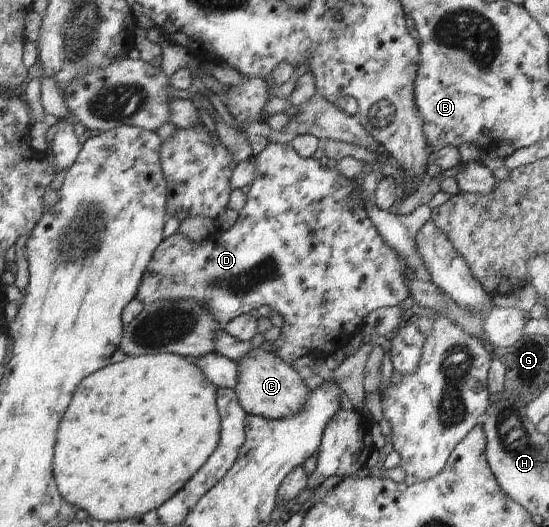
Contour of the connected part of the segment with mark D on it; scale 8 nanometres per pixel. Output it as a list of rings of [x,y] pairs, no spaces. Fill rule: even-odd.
[[[270,143],[265,150],[255,156],[255,179],[251,184],[251,190],[247,194],[247,203],[241,212],[237,222],[225,230],[225,232],[217,232],[211,234],[208,238],[200,242],[194,242],[182,236],[176,231],[169,238],[165,238],[159,247],[155,250],[143,277],[136,295],[136,298],[145,306],[156,301],[191,301],[202,305],[208,314],[221,326],[229,323],[231,320],[250,313],[251,310],[258,310],[261,306],[269,306],[271,311],[278,312],[284,321],[286,328],[281,329],[281,336],[274,342],[276,351],[273,354],[282,359],[287,364],[292,364],[302,357],[333,355],[337,351],[344,349],[350,338],[360,332],[363,320],[375,310],[382,307],[399,307],[400,304],[410,297],[410,289],[408,288],[408,278],[406,270],[410,270],[409,266],[404,262],[403,258],[394,250],[381,234],[375,229],[371,220],[367,217],[364,210],[364,202],[356,197],[354,191],[358,188],[353,181],[347,179],[340,174],[336,168],[329,169],[327,166],[321,166],[319,160],[315,158],[302,158],[290,145],[281,145],[278,143]]]

